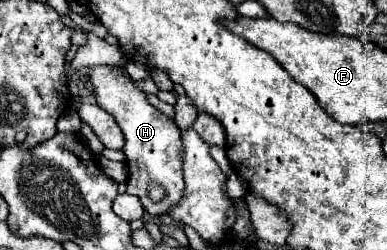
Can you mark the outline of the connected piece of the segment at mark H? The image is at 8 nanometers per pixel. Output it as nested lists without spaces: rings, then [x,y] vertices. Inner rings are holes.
[[[95,66],[89,72],[91,84],[95,88],[97,104],[107,110],[111,116],[115,116],[119,128],[125,134],[125,156],[127,156],[127,168],[129,168],[129,180],[127,180],[127,194],[133,194],[141,200],[143,208],[151,216],[159,216],[169,212],[173,204],[177,204],[183,196],[183,140],[181,130],[177,124],[161,114],[157,108],[153,108],[145,92],[141,92],[135,82],[127,76],[115,70],[113,66]],[[159,184],[165,190],[165,198],[159,202],[153,202],[149,198],[149,186]]]

